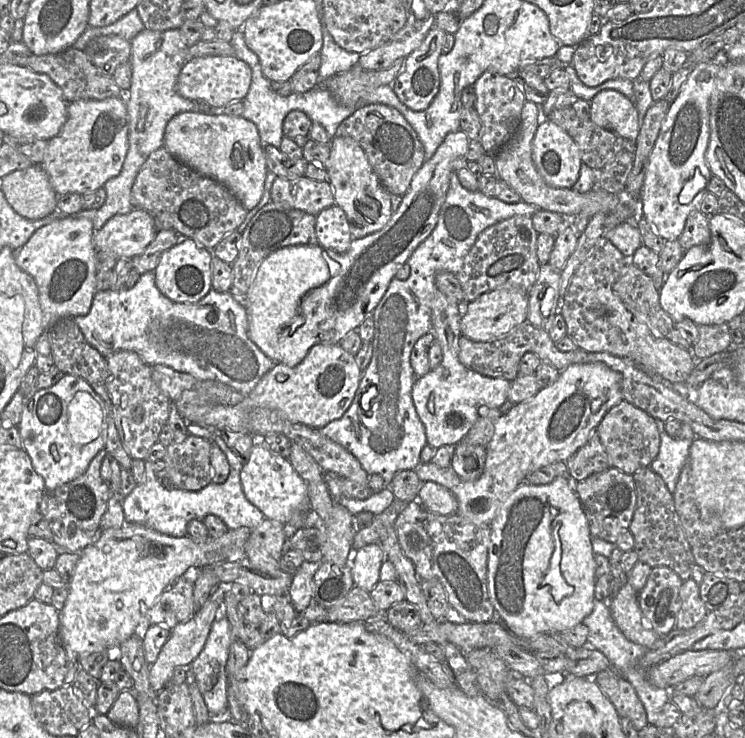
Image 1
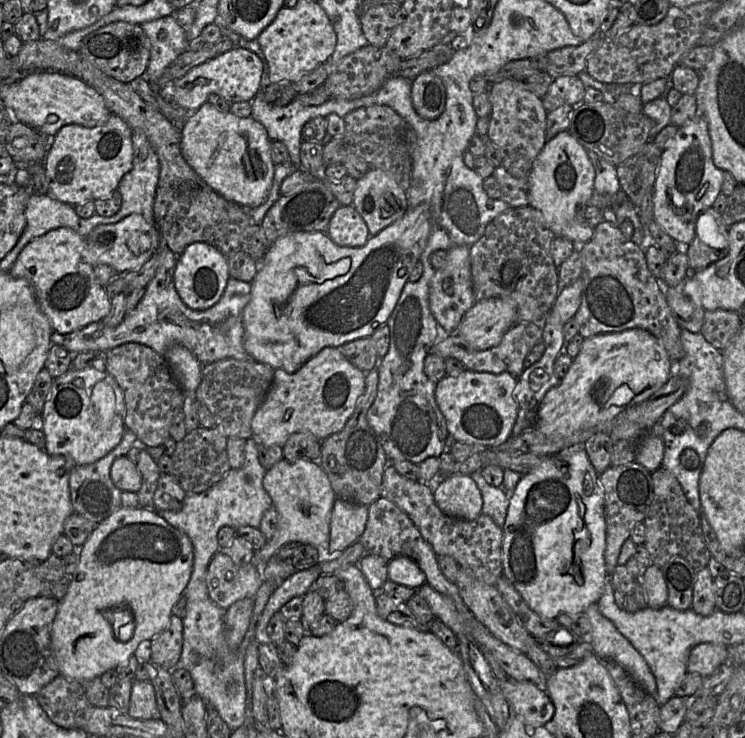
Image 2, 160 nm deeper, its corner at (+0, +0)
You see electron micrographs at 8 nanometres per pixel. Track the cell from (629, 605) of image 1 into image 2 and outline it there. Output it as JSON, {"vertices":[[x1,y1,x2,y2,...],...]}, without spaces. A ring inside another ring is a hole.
{"vertices":[[713,643,699,644,690,651,687,672,697,673,705,678,727,663,727,658,727,646]]}

